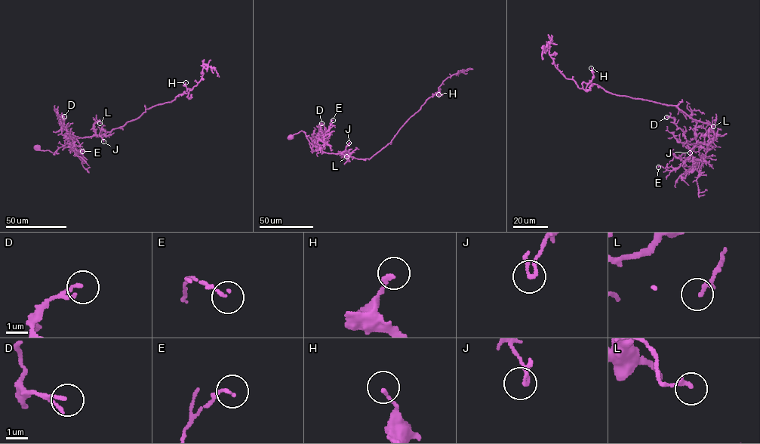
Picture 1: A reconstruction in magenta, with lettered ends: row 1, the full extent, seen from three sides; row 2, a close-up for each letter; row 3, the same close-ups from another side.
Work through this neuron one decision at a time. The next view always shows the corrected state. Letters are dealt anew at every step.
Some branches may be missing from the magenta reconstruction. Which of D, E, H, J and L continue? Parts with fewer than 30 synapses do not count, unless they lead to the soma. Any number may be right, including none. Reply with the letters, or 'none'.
none

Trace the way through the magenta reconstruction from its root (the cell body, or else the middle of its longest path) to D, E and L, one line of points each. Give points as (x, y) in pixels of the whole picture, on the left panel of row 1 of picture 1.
D: (37, 147), (53, 152), (67, 143), (62, 116), (64, 116)
E: (37, 147), (53, 152), (65, 145), (68, 143), (69, 146), (72, 143), (80, 153), (80, 150), (82, 151)
L: (37, 147), (53, 152), (69, 140), (95, 135), (93, 124), (100, 120), (100, 123)

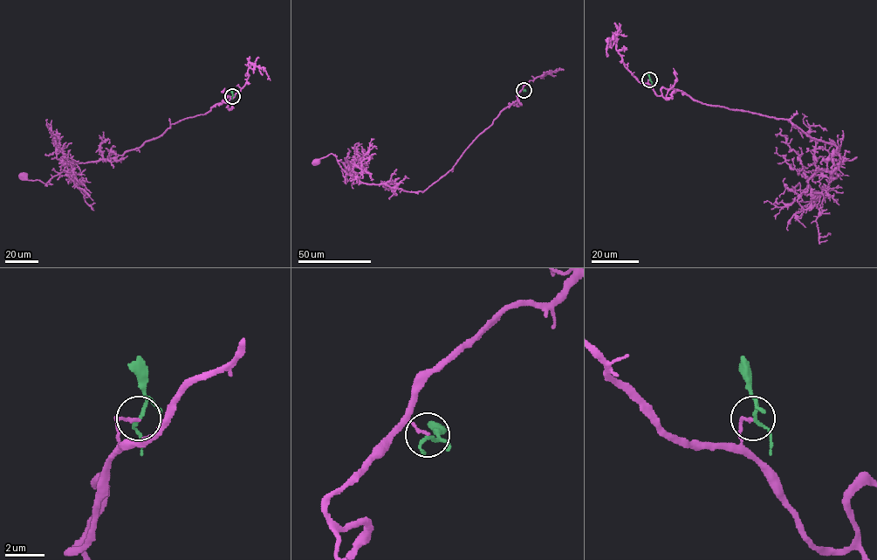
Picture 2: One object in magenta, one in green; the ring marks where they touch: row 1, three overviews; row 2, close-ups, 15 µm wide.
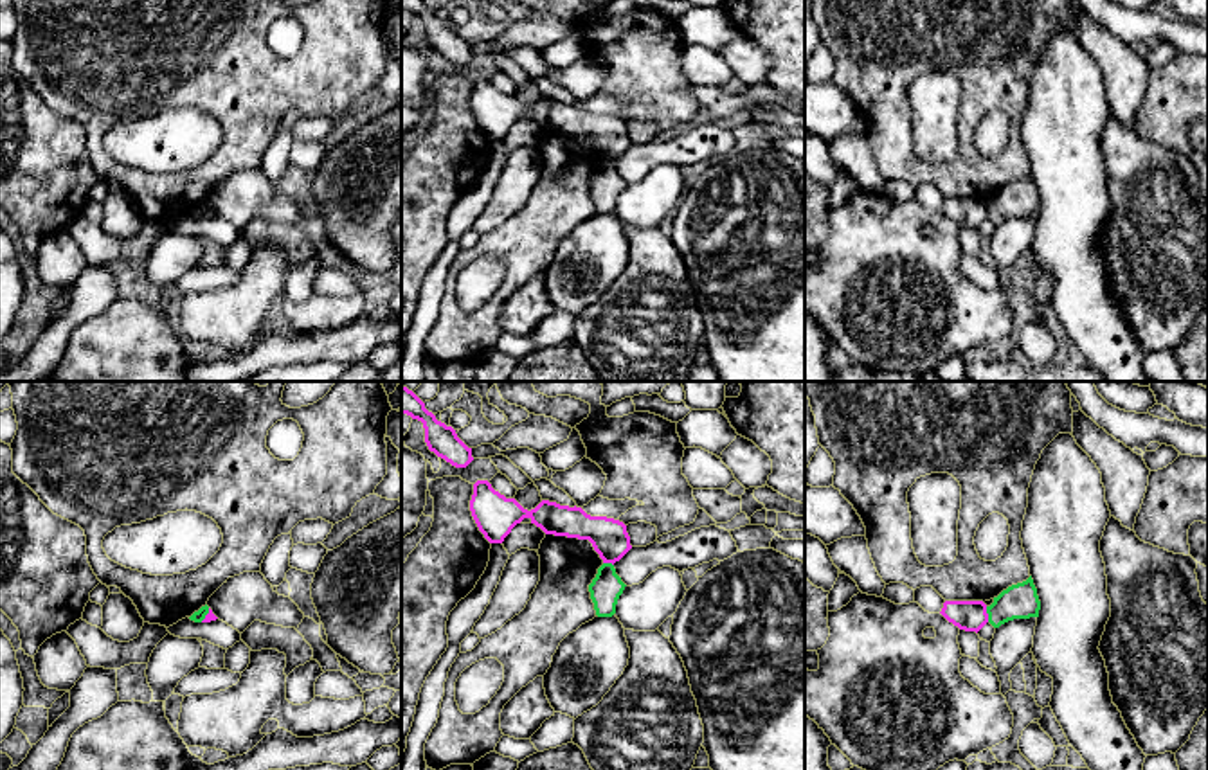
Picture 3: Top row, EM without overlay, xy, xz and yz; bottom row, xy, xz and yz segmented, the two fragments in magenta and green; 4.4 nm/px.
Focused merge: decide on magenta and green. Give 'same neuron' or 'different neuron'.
different neuron

